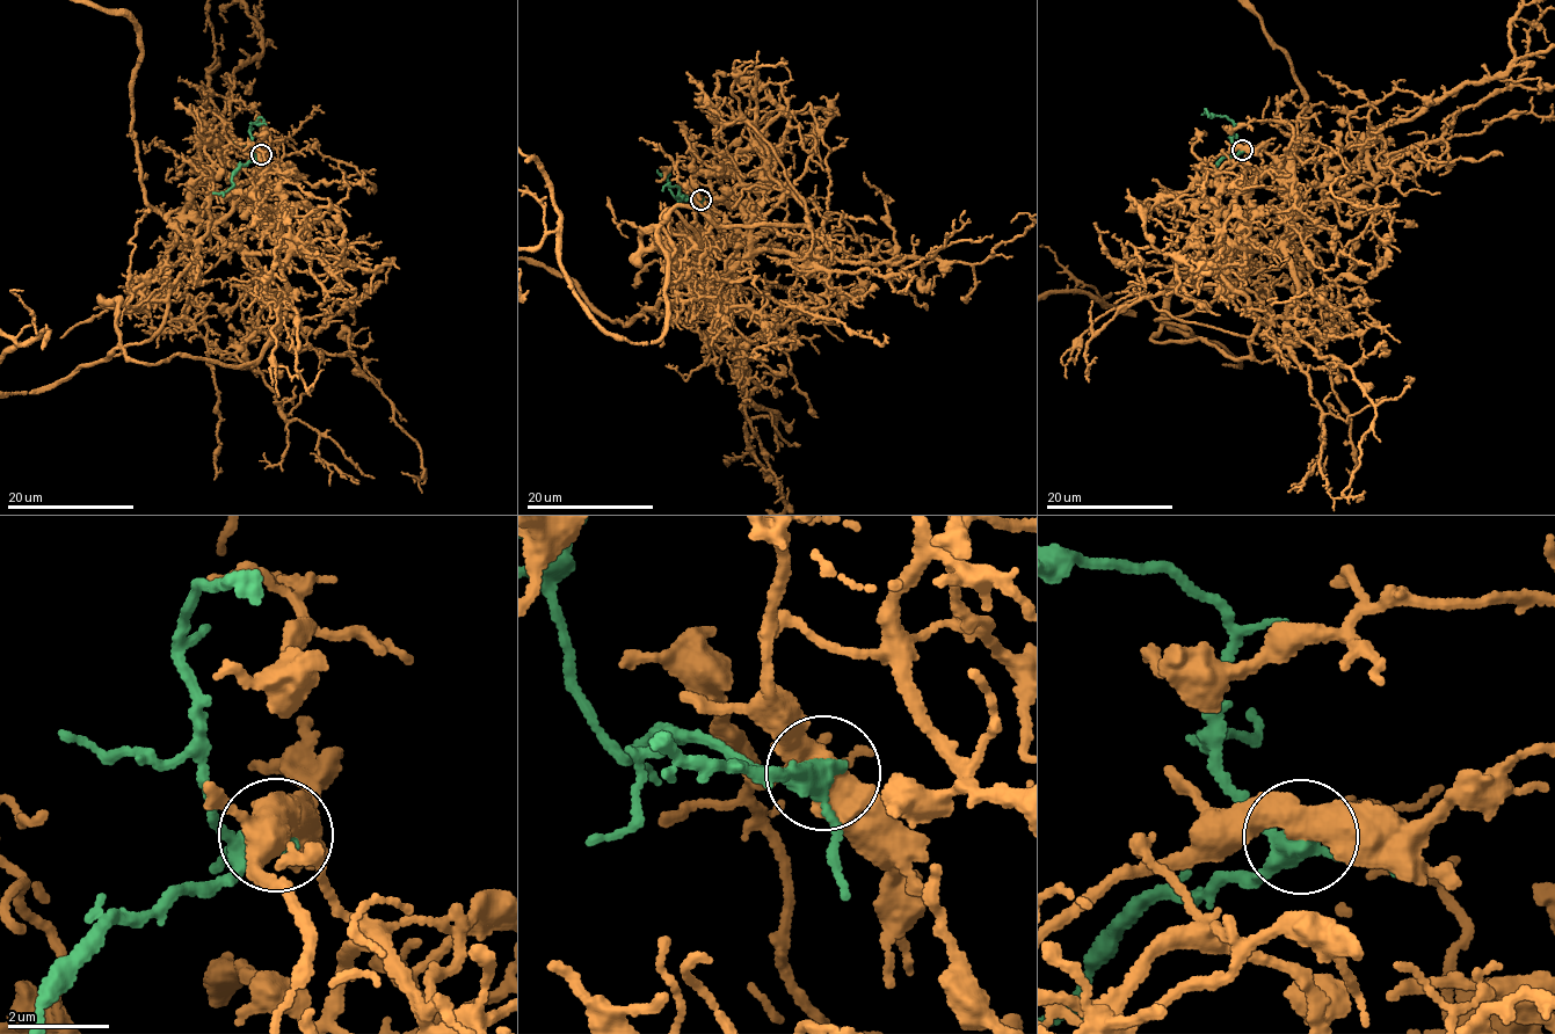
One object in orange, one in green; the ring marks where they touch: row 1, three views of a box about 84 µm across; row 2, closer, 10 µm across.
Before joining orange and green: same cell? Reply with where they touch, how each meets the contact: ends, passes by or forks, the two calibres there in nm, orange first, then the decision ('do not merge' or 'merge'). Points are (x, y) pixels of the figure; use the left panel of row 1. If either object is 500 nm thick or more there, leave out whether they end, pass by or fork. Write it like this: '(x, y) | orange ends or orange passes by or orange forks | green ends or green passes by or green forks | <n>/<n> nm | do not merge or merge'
(261, 154) | 550/340 nm | do not merge

